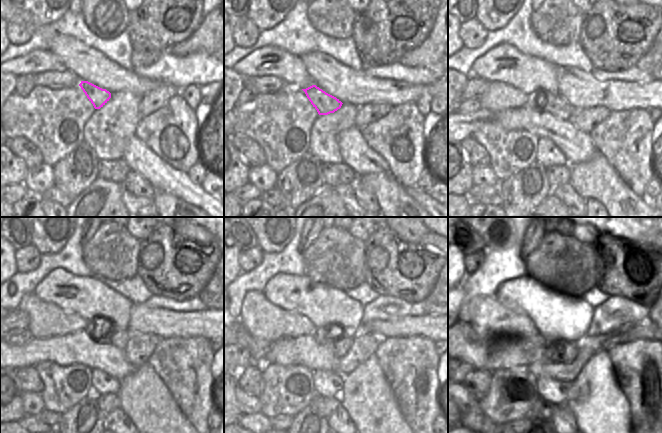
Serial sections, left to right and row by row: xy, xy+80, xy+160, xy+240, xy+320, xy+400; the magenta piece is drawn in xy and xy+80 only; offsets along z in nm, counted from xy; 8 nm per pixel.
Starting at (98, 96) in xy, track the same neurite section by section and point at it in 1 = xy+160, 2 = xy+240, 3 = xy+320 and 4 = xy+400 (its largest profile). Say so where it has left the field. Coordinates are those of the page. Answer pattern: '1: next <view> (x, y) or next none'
1: next xy+160 (556, 106)
2: next xy+240 (117, 337)
3: next xy+320 (341, 347)
4: next xy+400 (560, 354)

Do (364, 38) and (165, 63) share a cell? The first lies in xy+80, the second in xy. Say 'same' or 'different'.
different

